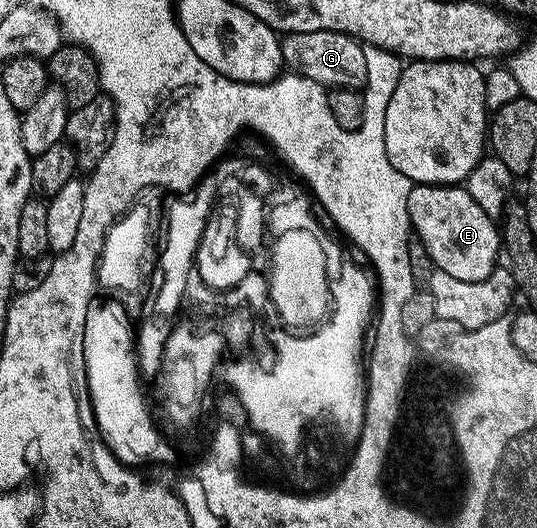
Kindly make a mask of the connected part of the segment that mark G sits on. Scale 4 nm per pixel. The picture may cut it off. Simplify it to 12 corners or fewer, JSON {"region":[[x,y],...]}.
{"region":[[336,29],[287,34],[289,70],[360,91],[365,46]]}

